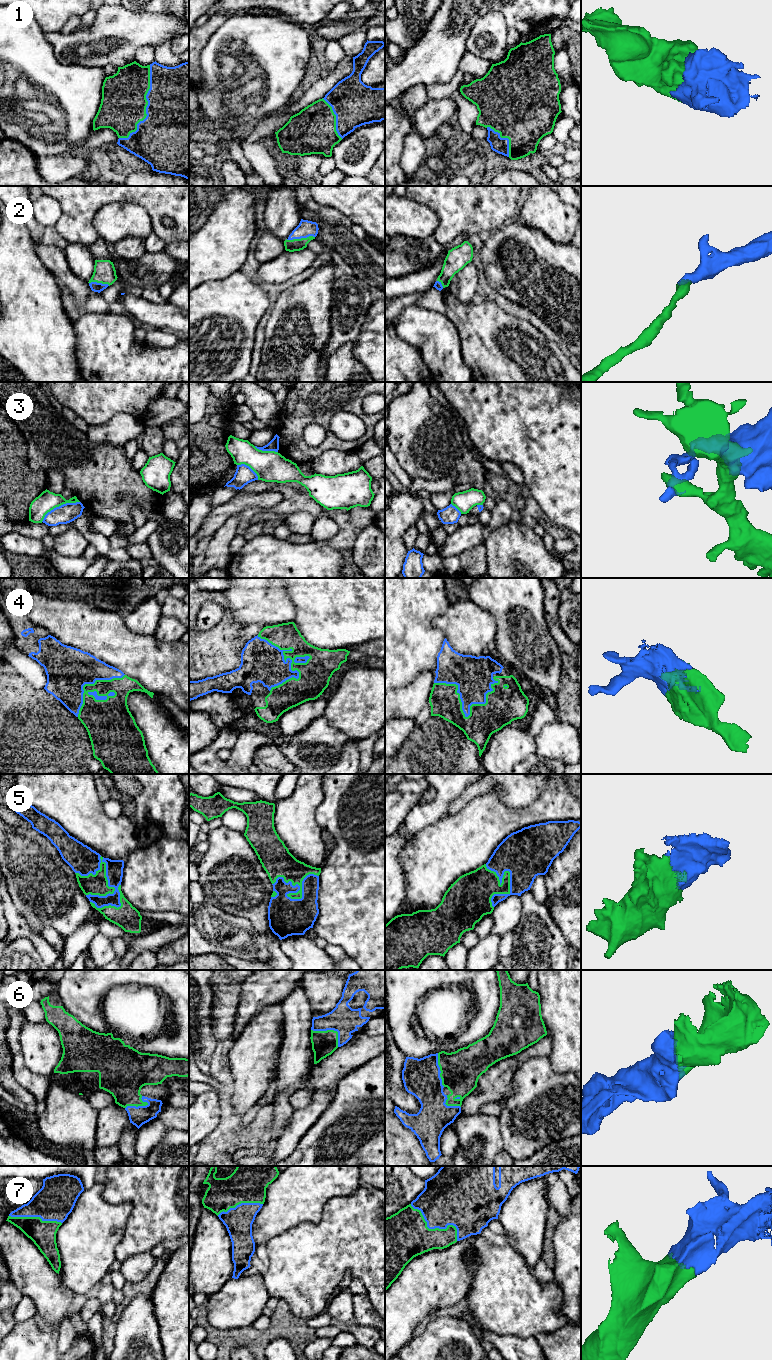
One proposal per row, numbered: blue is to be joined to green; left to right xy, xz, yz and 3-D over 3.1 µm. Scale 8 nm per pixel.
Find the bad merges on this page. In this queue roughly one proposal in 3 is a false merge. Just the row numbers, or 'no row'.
3

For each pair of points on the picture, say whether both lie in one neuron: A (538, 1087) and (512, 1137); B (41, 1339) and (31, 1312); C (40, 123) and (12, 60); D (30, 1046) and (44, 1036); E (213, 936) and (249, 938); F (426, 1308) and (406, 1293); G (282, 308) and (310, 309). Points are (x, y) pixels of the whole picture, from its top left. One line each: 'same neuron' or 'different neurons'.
A: same neuron
B: different neurons
C: same neuron
D: same neuron
E: same neuron
F: same neuron
G: same neuron

